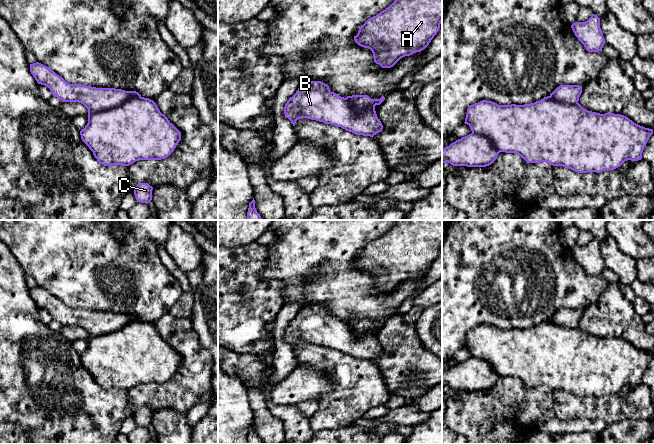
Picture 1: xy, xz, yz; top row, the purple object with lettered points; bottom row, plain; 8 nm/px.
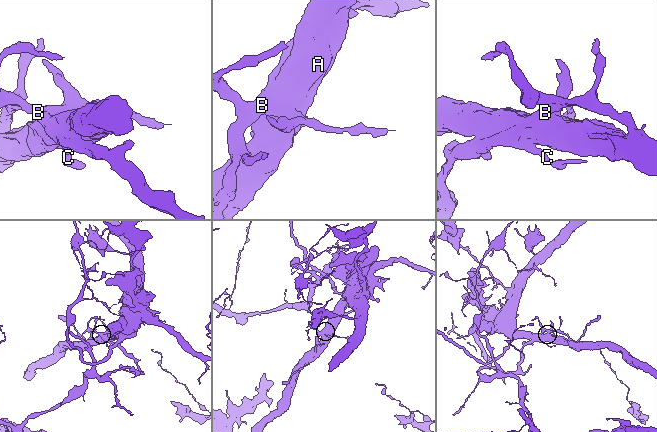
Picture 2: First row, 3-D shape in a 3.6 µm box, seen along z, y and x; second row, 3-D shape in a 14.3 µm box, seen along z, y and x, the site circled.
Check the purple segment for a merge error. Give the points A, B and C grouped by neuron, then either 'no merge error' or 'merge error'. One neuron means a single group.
groups A / B C; merge error

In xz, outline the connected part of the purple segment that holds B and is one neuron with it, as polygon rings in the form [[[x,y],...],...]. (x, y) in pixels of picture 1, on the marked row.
[[[321,81],[303,83],[284,107],[285,117],[293,126],[300,118],[307,118],[341,127],[356,135],[373,137],[383,125],[376,111],[356,112],[346,98],[331,92]]]

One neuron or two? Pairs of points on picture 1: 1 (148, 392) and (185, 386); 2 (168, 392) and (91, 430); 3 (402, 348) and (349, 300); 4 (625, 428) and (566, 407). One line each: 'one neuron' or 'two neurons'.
1: one neuron
2: two neurons
3: two neurons
4: two neurons

